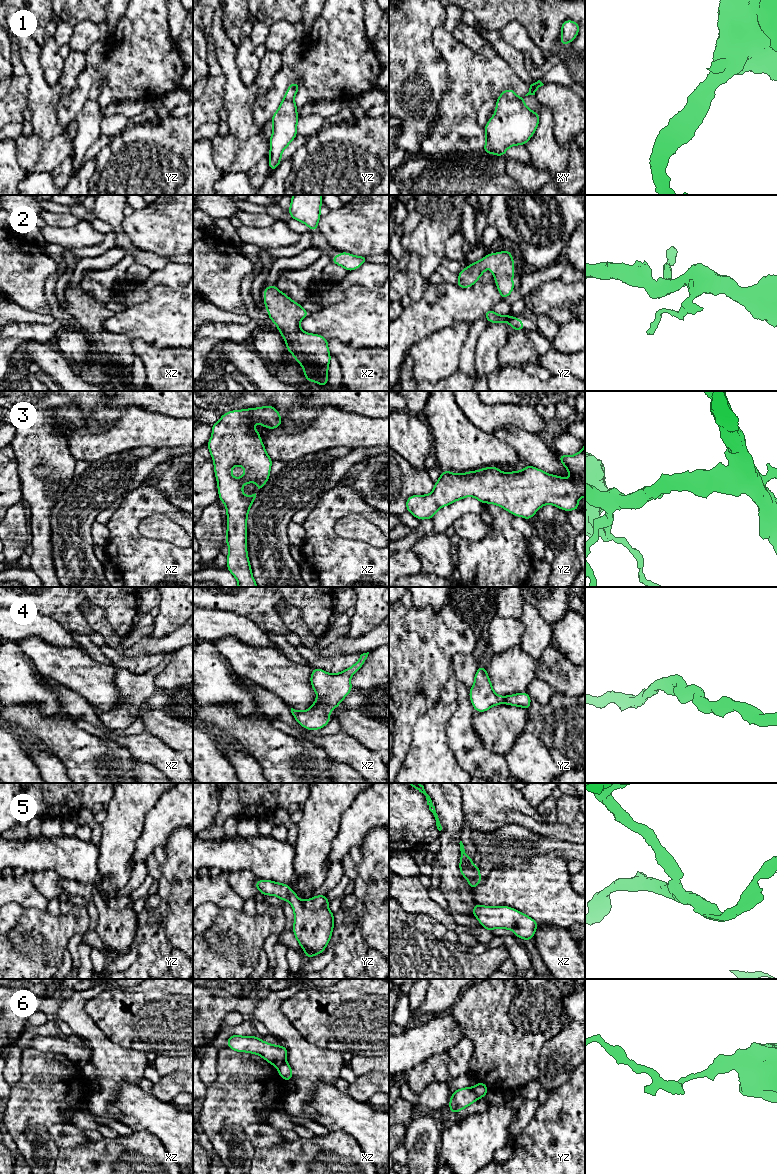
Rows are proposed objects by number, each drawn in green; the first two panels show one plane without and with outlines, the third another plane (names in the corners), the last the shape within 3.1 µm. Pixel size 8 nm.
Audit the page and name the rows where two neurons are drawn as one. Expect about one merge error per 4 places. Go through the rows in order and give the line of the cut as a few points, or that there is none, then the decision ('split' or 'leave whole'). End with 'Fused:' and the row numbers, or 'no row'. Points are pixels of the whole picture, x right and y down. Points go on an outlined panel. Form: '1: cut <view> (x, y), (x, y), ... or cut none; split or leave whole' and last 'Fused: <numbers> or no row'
1: cut none; leave whole
2: cut none; leave whole
3: cut none; leave whole
4: cut none; leave whole
5: cut none; leave whole
6: cut yz (473, 1087), (478, 1097); split
Fused: 6

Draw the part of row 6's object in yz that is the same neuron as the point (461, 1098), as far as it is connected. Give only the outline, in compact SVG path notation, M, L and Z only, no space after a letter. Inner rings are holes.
M466 1087L457 1089L453 1092L448 1107L451 1113L457 1113L477 1100L478 1097L474 1091L474 1088Z

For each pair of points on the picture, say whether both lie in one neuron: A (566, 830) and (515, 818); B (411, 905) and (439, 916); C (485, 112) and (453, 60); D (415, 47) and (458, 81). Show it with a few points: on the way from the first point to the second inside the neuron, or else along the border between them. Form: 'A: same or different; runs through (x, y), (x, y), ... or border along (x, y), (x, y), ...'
A: same; runs through (553, 830), (543, 829), (528, 822)
B: same; runs through (418, 905), (425, 905), (432, 909)
C: different; border along (495, 98), (478, 110), (482, 128)
D: different; border along (437, 51), (449, 80), (444, 95)

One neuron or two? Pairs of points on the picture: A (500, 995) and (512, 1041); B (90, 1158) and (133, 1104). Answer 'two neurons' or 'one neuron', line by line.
A: one neuron
B: two neurons

